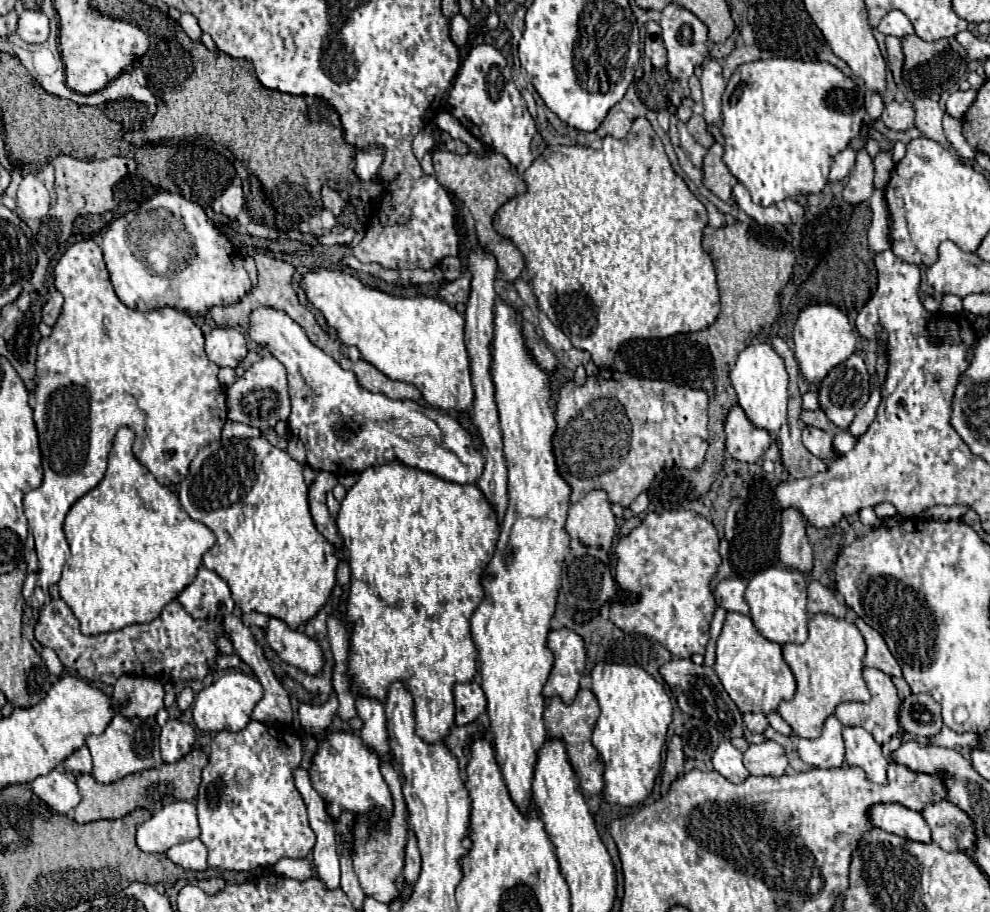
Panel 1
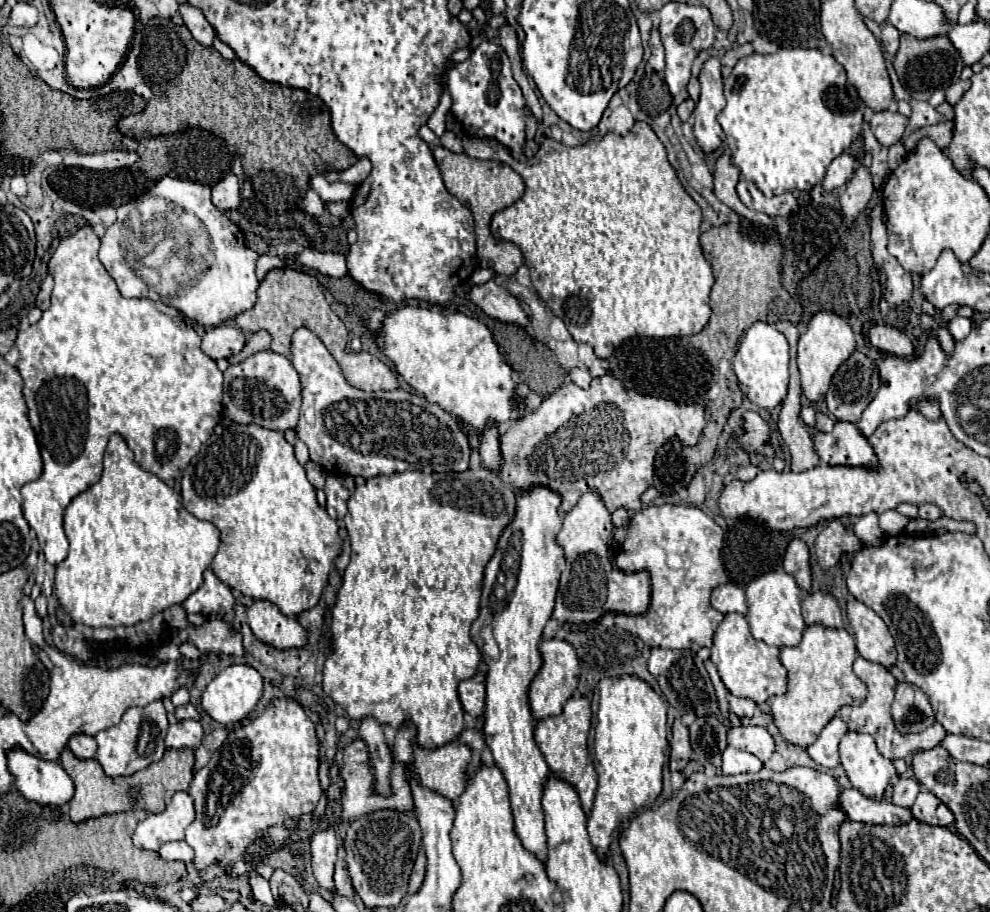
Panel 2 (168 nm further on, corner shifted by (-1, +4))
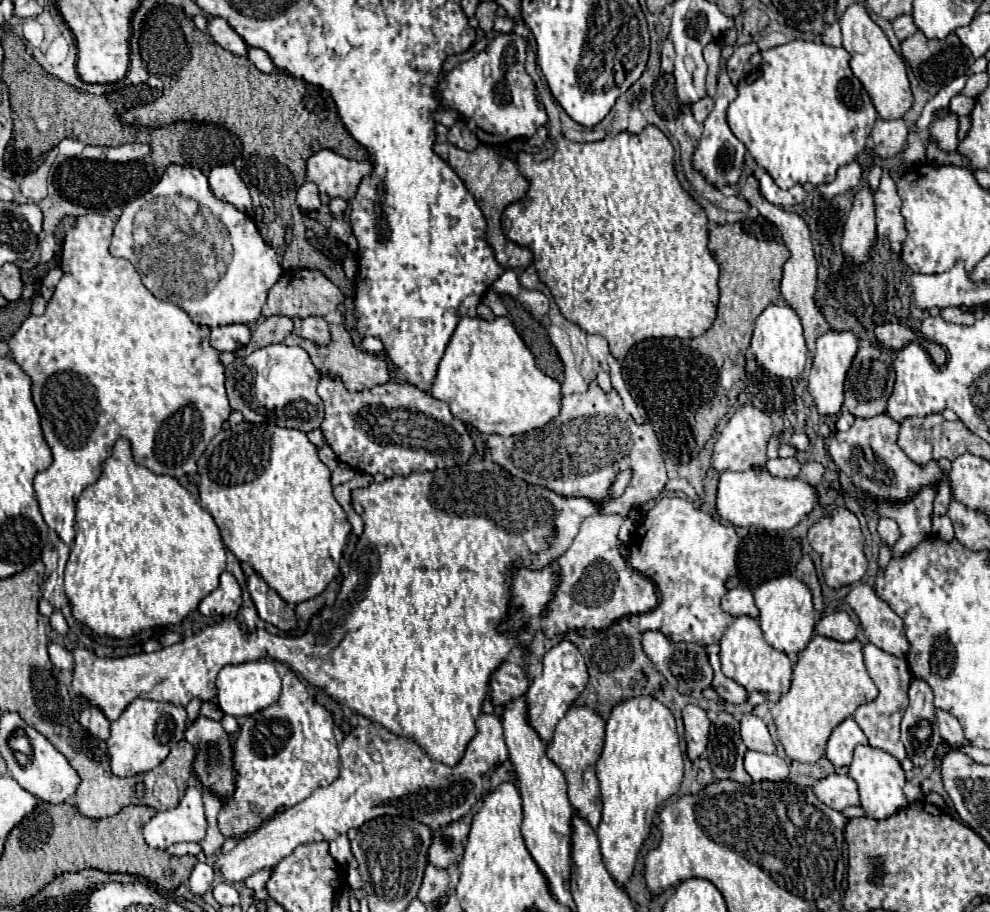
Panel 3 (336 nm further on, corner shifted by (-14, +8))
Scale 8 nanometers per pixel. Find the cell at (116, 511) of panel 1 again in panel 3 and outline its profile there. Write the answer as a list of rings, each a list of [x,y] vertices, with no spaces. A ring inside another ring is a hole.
[[[119,439],[113,447],[113,453],[101,463],[101,475],[99,479],[85,487],[79,501],[77,501],[77,523],[75,523],[75,541],[71,545],[71,555],[67,561],[67,567],[64,572],[64,592],[69,597],[69,605],[71,605],[71,613],[77,621],[81,621],[83,625],[87,625],[93,633],[97,635],[107,635],[107,637],[117,637],[117,639],[127,639],[133,637],[135,633],[143,631],[143,629],[155,629],[155,627],[167,627],[167,625],[177,625],[181,623],[187,615],[191,615],[203,597],[207,597],[211,591],[215,591],[215,587],[219,587],[219,575],[225,571],[225,545],[219,533],[219,527],[215,525],[213,517],[203,511],[197,501],[193,499],[193,495],[173,477],[169,475],[155,475],[153,471],[139,467],[133,461],[131,455],[131,445],[127,443],[127,439]]]

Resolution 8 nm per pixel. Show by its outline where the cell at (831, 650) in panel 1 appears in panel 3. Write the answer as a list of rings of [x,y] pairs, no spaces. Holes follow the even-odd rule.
[[[815,635],[793,667],[789,691],[783,693],[771,709],[777,737],[787,757],[799,763],[819,761],[825,755],[825,745],[831,731],[841,721],[851,717],[859,705],[873,701],[877,693],[879,691],[863,665],[861,643],[857,639],[841,643]]]

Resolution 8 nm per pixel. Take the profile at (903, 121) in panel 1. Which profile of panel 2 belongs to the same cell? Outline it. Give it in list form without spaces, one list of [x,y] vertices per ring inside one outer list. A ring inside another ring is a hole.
[[[876,111],[870,119],[870,127],[876,139],[886,147],[896,143],[904,135],[906,125],[908,125],[908,117],[900,115],[898,111]]]

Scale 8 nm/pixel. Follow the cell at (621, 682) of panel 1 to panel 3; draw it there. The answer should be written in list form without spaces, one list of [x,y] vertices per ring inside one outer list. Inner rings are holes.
[[[635,697],[613,707],[605,729],[605,747],[597,761],[603,815],[597,839],[603,865],[619,887],[633,875],[637,853],[651,833],[657,807],[677,793],[683,781],[683,755],[675,731],[673,713],[657,699]]]

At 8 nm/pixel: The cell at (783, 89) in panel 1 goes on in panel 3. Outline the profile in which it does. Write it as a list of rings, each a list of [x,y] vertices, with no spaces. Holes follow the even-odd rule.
[[[795,39],[791,43],[759,51],[745,63],[745,71],[737,85],[739,95],[727,109],[727,121],[757,165],[763,167],[781,189],[789,189],[795,183],[831,183],[837,169],[851,163],[865,149],[877,111],[861,81],[853,75],[849,59],[851,55],[841,47]]]

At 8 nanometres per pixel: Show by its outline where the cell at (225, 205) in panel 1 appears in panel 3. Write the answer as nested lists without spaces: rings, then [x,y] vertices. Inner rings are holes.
[[[217,165],[207,173],[209,187],[217,199],[231,203],[243,213],[251,213],[251,195],[243,179],[231,165]]]

